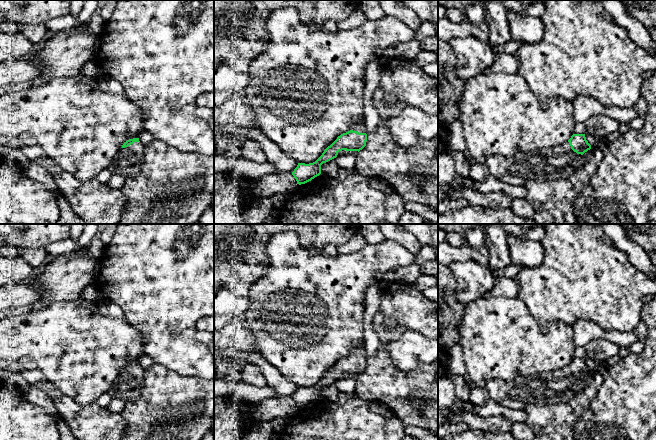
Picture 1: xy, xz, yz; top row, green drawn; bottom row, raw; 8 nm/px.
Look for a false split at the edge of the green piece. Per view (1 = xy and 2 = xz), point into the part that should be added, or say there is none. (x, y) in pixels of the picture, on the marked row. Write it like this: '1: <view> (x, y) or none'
1: xy (128, 162)
2: xz (360, 127)

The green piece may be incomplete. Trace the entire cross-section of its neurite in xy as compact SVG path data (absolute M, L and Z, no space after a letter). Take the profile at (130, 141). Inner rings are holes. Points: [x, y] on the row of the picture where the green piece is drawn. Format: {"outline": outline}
{"outline": "M139 138L127 140L114 156L107 169L112 174L125 178L134 177L140 173L144 165L144 145Z"}

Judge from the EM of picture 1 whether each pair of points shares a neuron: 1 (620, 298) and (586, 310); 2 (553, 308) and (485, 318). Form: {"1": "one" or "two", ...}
{"1": "one", "2": "two"}

